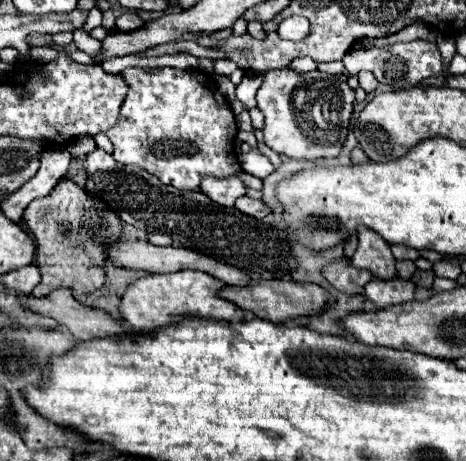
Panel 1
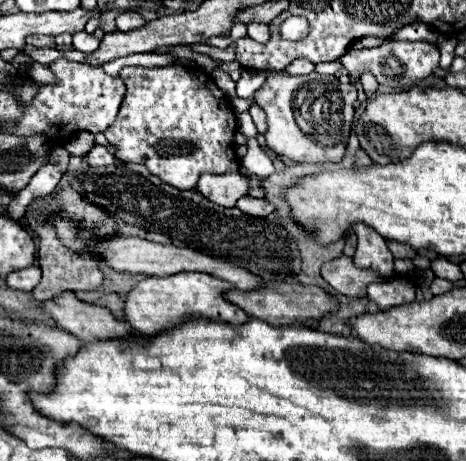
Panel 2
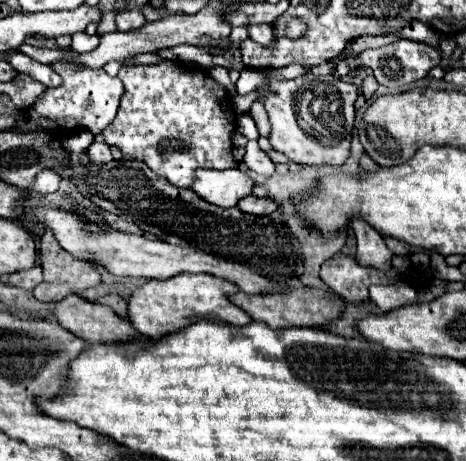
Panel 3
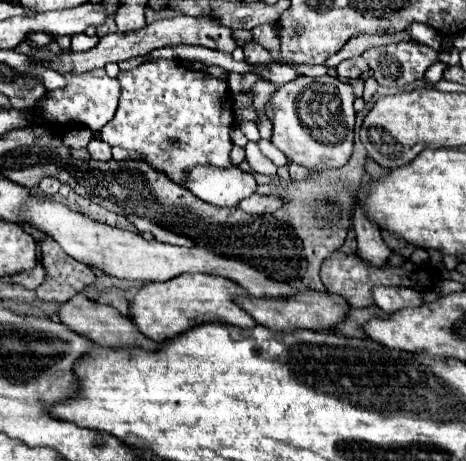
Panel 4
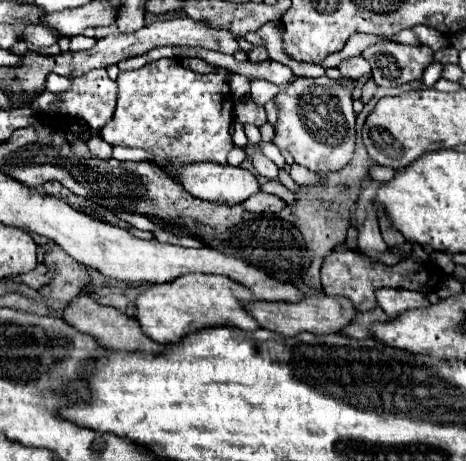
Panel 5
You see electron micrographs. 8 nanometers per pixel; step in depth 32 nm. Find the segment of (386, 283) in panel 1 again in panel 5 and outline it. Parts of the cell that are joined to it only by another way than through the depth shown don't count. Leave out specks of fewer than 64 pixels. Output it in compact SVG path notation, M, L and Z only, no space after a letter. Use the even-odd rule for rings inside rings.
M380 288L376 290L378 306L390 316L396 318L406 310L428 306L428 300L424 294L414 290L400 290L400 288Z

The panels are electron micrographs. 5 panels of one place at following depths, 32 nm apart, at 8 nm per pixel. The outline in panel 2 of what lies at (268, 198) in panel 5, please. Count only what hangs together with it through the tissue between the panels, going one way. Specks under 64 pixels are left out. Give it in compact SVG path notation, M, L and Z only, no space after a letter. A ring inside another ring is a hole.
M244 196L238 200L236 204L244 214L250 214L250 216L258 216L258 218L264 218L268 216L270 212L274 212L274 206L266 200L258 200L258 198L252 198L252 196Z

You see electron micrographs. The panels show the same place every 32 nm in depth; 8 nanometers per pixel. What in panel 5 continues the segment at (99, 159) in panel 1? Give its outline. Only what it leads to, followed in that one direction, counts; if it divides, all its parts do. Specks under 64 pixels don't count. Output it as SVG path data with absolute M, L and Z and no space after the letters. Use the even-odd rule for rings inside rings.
M90 134L86 144L88 144L92 156L96 156L96 158L104 158L106 160L106 158L112 156L112 146L108 146L108 142L104 142L100 134Z

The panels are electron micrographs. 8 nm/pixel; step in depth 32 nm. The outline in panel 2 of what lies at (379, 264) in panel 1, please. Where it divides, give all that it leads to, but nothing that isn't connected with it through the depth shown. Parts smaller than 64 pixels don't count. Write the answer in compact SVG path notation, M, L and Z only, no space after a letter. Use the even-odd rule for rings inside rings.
M354 224L358 236L358 248L354 254L354 264L360 268L372 268L382 276L394 274L394 256L386 246L386 240L366 224Z

